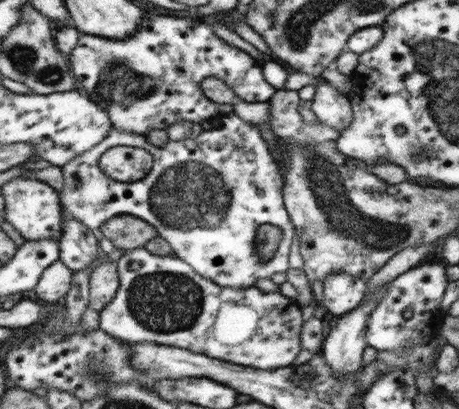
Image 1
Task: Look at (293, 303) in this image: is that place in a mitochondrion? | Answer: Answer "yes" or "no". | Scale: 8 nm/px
no

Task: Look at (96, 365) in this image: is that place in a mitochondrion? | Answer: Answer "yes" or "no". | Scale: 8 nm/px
yes

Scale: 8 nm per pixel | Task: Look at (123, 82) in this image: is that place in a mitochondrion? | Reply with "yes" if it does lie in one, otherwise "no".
yes

